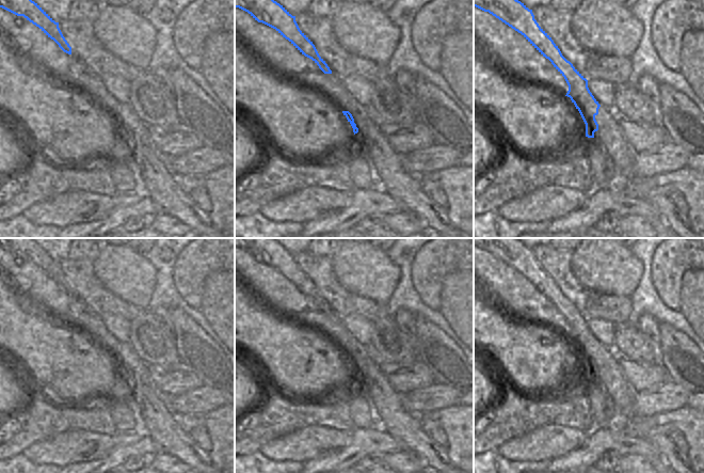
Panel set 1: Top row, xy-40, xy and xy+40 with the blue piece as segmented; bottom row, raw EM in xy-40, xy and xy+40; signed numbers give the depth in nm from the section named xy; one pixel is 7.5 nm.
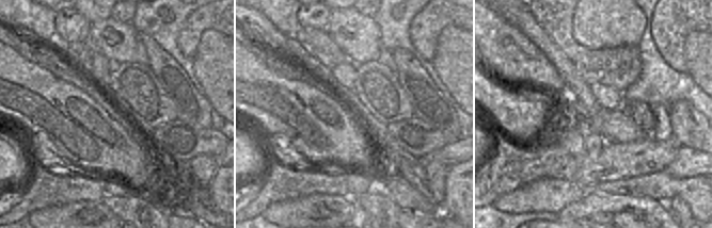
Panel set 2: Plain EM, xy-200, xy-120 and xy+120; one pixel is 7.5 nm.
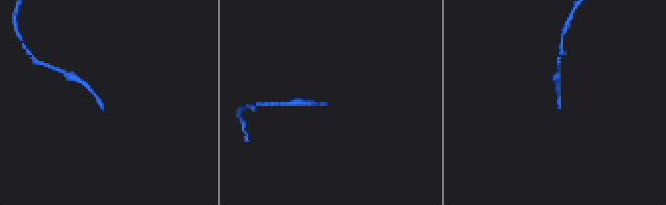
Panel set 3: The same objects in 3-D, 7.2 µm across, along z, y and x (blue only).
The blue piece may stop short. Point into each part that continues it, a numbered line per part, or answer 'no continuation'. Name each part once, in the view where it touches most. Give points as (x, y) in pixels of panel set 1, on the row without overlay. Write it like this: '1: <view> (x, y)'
1: xy+40 (609, 374)

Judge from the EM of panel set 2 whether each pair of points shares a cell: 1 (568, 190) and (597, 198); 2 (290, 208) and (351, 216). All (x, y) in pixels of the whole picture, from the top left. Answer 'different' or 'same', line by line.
1: different
2: same

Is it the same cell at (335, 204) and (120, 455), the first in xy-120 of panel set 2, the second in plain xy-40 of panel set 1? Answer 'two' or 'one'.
two

